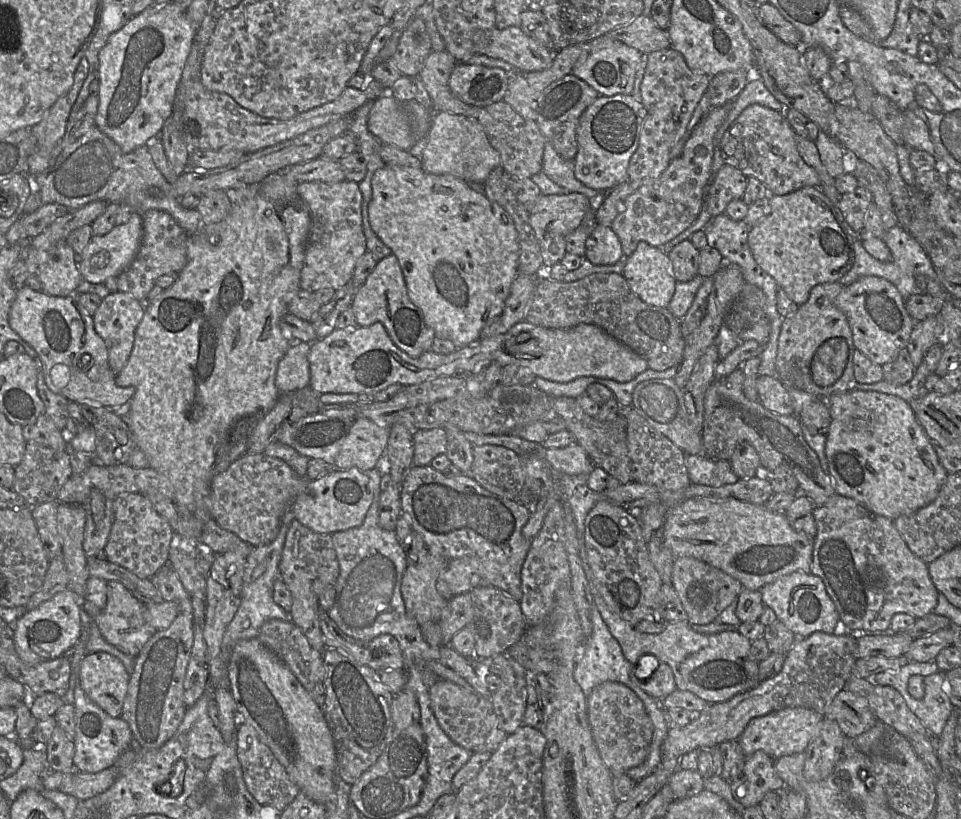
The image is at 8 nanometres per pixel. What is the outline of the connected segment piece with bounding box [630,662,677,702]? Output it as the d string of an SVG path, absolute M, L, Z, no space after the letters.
M659 662L658 667L646 678L639 677L639 671L637 670L639 664L631 665L631 681L658 702L677 689L669 665Z

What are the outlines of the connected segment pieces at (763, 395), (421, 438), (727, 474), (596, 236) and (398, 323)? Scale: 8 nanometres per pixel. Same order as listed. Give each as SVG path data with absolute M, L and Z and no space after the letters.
M758 376L756 389L758 400L766 409L779 415L794 415L788 388L777 377Z
M443 428L413 430L413 466L428 466L440 454L446 453L447 440Z
M685 455L684 464L689 479L694 484L720 487L733 484L739 478L728 460L709 459L706 456Z
M596 224L585 243L585 257L594 265L611 265L623 255L620 241L608 226Z
M394 254L377 262L365 282L357 288L350 307L358 326L381 323L392 342L412 358L431 350L434 330L425 323L421 310L410 301L400 264Z

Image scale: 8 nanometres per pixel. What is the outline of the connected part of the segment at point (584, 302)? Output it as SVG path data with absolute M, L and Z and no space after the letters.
M592 273L572 282L539 278L525 313L524 321L550 329L572 328L578 324L595 324L610 336L628 346L646 360L648 368L664 371L673 366L679 367L685 348L680 320L667 307L656 307L643 302L635 295L622 274Z

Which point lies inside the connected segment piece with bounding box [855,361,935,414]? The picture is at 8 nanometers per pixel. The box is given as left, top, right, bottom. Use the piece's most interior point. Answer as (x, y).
(912, 392)

